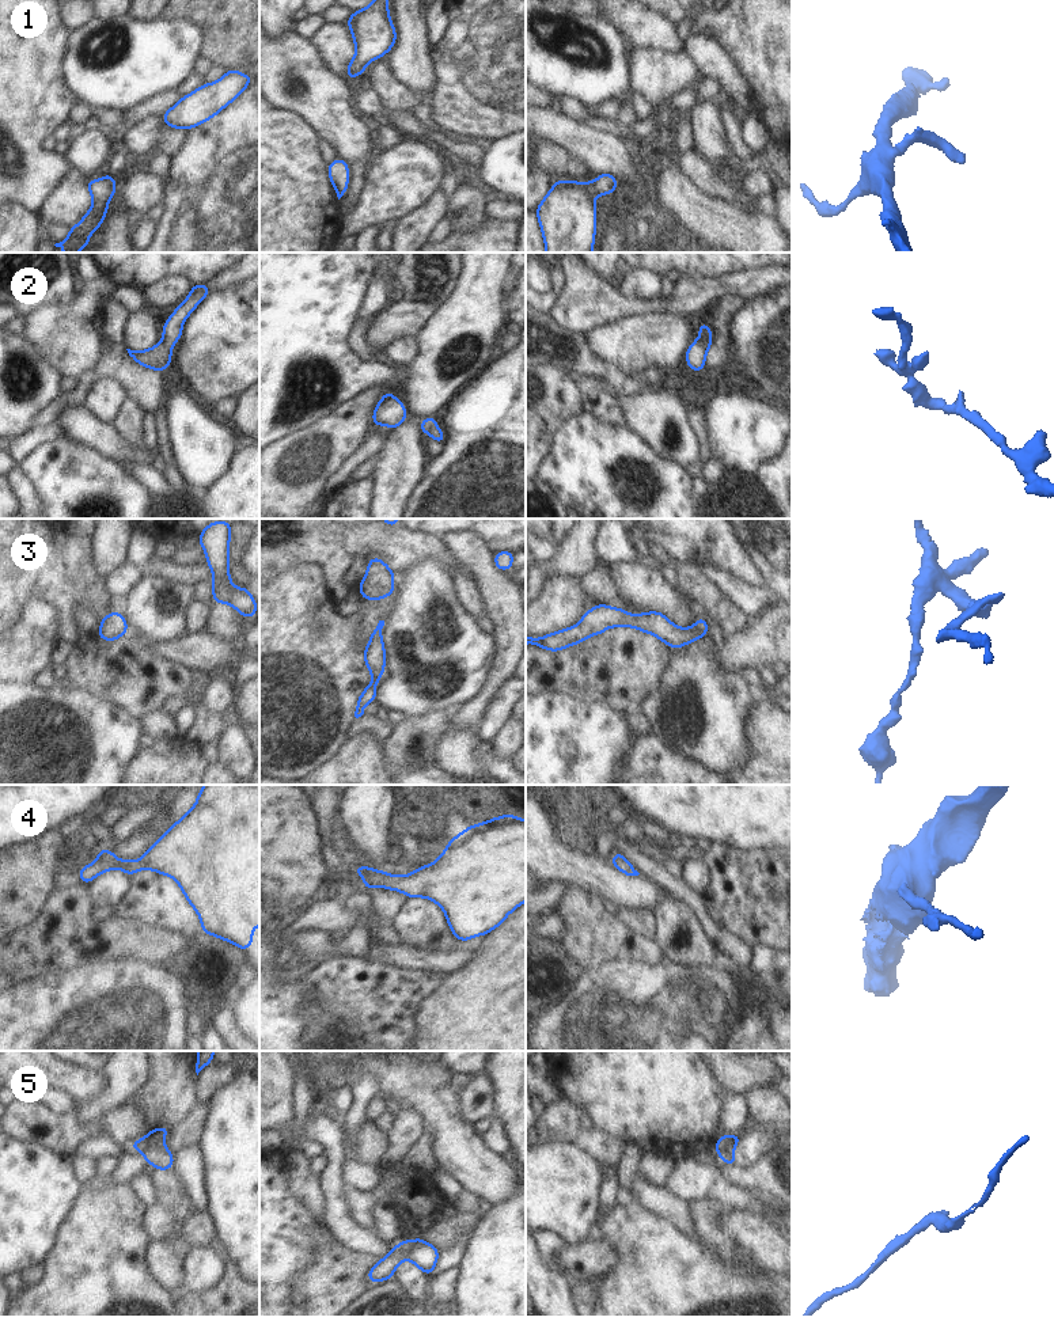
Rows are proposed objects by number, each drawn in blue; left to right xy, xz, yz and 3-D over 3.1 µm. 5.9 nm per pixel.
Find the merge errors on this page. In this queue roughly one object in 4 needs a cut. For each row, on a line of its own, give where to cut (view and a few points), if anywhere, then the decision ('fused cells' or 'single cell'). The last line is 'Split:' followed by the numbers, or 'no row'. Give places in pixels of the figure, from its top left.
1: no cut | single cell
2: no cut | single cell
3: no cut | single cell
4: no cut | single cell
5: yz (728, 1134), (730, 1142), (716, 1147) | fused cells
Split: 5

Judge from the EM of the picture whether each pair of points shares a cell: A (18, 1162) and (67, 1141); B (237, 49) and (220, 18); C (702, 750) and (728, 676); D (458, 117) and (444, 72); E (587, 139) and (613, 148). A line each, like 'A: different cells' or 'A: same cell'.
A: different cells
B: same cell
C: same cell
D: same cell
E: same cell

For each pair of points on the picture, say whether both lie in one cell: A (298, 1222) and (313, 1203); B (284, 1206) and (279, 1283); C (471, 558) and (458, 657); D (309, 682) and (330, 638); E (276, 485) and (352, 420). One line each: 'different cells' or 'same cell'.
A: different cells
B: same cell
C: different cells
D: same cell
E: same cell

